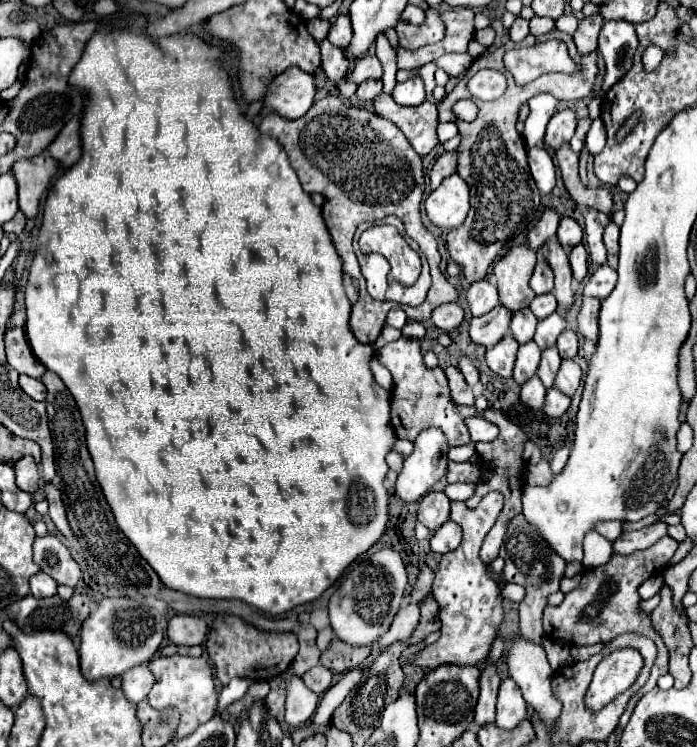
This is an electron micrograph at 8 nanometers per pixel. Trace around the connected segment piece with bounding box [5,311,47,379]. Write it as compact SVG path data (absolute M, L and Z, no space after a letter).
M15 311L7 323L7 333L5 333L5 349L7 349L7 361L13 369L19 373L25 373L29 377L39 379L47 369L39 359L33 355L27 335L25 335L25 313Z

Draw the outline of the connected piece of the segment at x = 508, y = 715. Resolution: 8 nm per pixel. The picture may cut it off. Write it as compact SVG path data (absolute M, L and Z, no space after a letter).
M503 679L497 701L497 727L511 731L527 717L527 703L513 679Z

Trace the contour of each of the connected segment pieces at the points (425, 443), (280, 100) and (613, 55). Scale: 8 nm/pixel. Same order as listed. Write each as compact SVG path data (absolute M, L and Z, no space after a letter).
M423 429L413 441L413 453L405 459L397 477L395 493L403 501L417 501L423 497L447 471L449 443L441 429Z
M287 69L277 75L263 97L265 107L275 111L285 119L303 117L313 105L315 97L315 81L313 75L301 73L299 69Z
M605 21L599 35L599 53L603 55L607 65L607 75L599 91L601 97L631 69L635 49L637 49L637 33L633 23Z

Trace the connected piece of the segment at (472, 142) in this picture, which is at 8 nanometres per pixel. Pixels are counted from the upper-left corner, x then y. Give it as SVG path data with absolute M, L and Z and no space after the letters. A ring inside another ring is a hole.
M551 31L545 37L541 37L541 41L549 41L549 39L559 39L567 45L569 55L575 59L575 63L579 63L583 69L575 75L545 75L525 87L519 87L513 77L509 73L505 73L503 67L503 53L509 49L515 49L517 45L513 41L505 43L499 49L491 49L487 53L483 53L481 57L473 59L471 67L467 69L467 73L463 75L463 79L455 85L455 89L439 103L439 121L457 121L455 113L453 113L453 105L457 99L473 99L479 107L479 115L475 121L465 123L465 121L457 121L459 125L459 135L461 135L461 143L455 149L459 155L459 167L457 173L467 181L469 185L469 193L471 193L471 209L469 215L465 219L465 223L453 231L449 231L447 235L447 251L451 255L451 259L461 265L461 271L465 275L467 283L475 283L487 277L487 269L491 267L491 263L501 255L503 247L521 231L525 231L531 221L537 217L537 211L541 207L541 197L539 197L539 189L529 173L529 165L527 165L527 149L523 143L523 137L517 133L515 125L517 125L517 115L519 115L519 107L523 103L527 103L533 95L539 93L551 93L557 101L575 101L575 99L589 99L589 113L591 119L597 119L601 113L601 99L599 95L593 95L593 83L595 77L599 73L597 69L597 53L591 55L579 55L575 49L575 43L571 35L561 33L561 31ZM481 69L497 69L507 77L507 91L503 97L495 99L495 101L479 101L473 95L469 95L467 89L467 81Z

